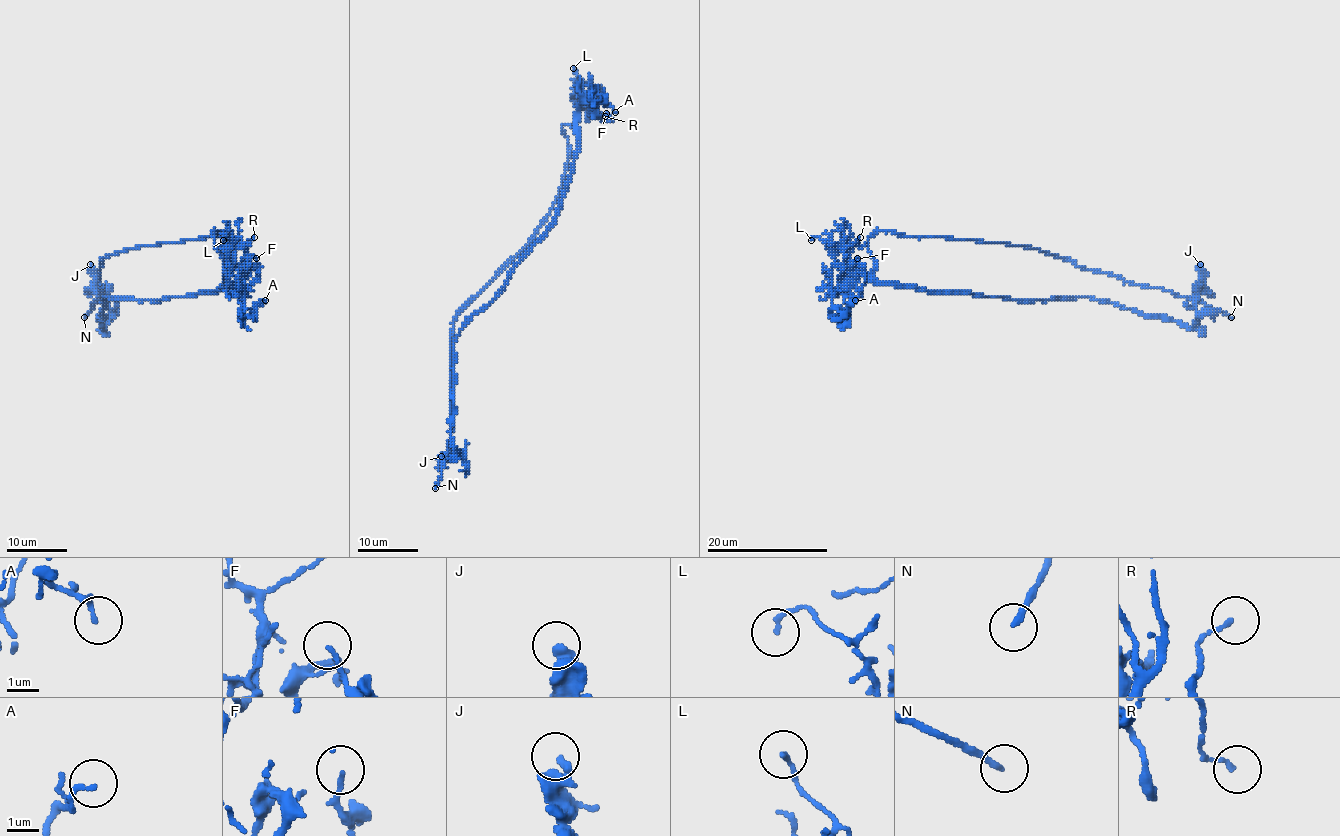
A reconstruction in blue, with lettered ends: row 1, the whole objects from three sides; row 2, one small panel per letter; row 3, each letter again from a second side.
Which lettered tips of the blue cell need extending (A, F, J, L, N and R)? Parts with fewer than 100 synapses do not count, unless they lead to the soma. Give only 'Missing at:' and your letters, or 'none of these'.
Missing at: N

